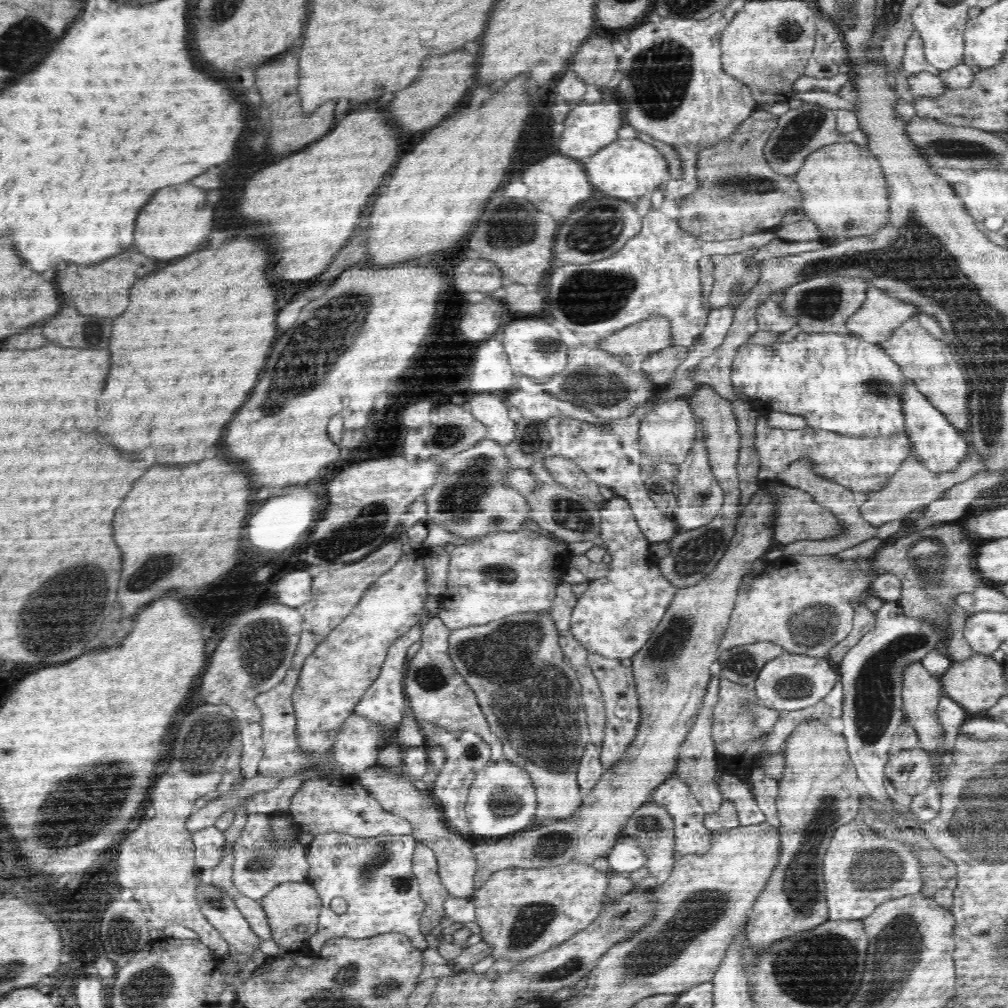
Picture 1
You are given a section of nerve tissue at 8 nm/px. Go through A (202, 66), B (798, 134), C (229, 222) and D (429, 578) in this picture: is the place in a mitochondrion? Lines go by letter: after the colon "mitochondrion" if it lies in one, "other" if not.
A: other
B: mitochondrion
C: other
D: other

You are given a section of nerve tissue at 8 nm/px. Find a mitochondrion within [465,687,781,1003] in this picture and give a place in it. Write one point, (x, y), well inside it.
(702, 909)

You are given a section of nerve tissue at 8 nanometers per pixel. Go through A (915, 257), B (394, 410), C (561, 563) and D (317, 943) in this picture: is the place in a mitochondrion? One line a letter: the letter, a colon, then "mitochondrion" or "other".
A: mitochondrion
B: other
C: other
D: other

